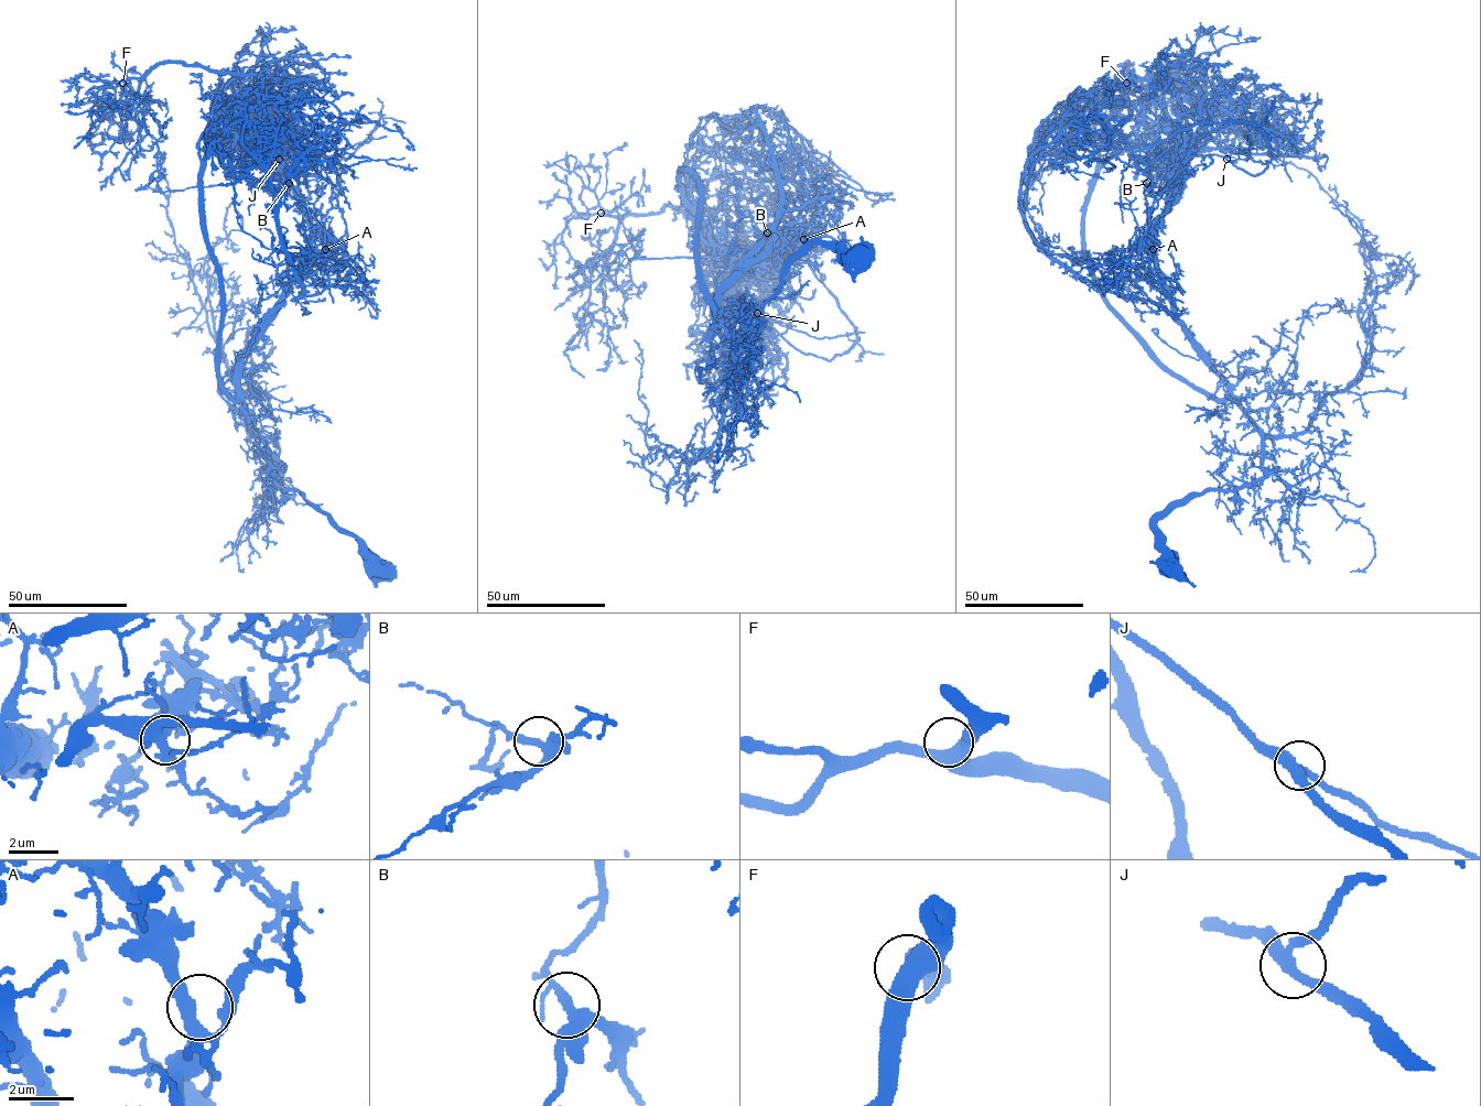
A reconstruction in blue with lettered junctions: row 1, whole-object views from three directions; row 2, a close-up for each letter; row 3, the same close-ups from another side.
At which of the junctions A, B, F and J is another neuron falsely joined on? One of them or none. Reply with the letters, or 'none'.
B

